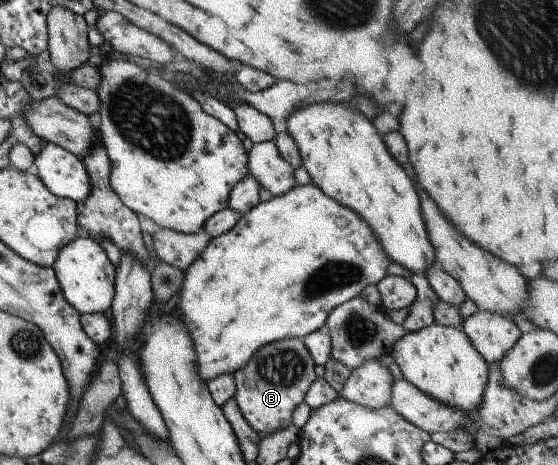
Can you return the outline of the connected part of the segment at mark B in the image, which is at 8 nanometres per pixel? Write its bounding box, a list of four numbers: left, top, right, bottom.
[234,338,316,436]

